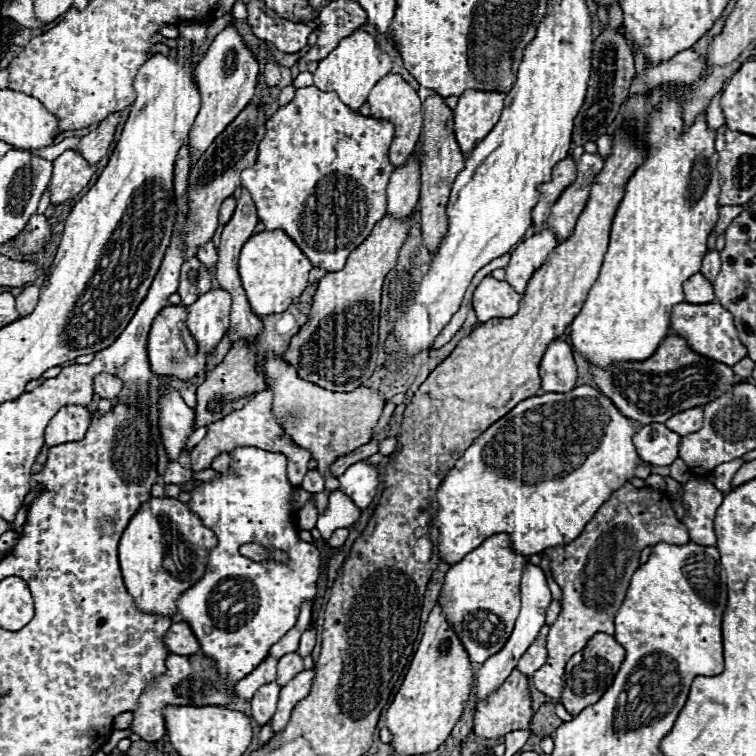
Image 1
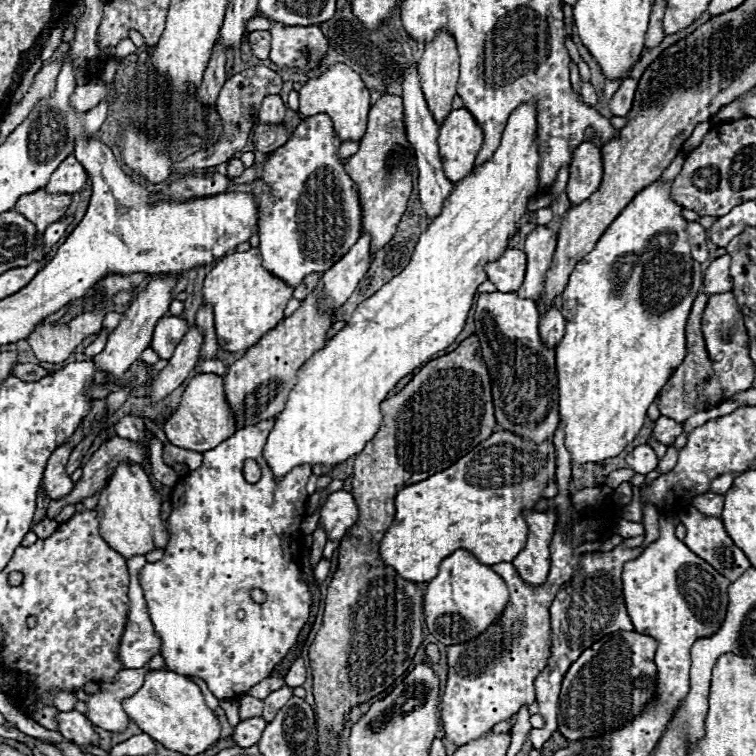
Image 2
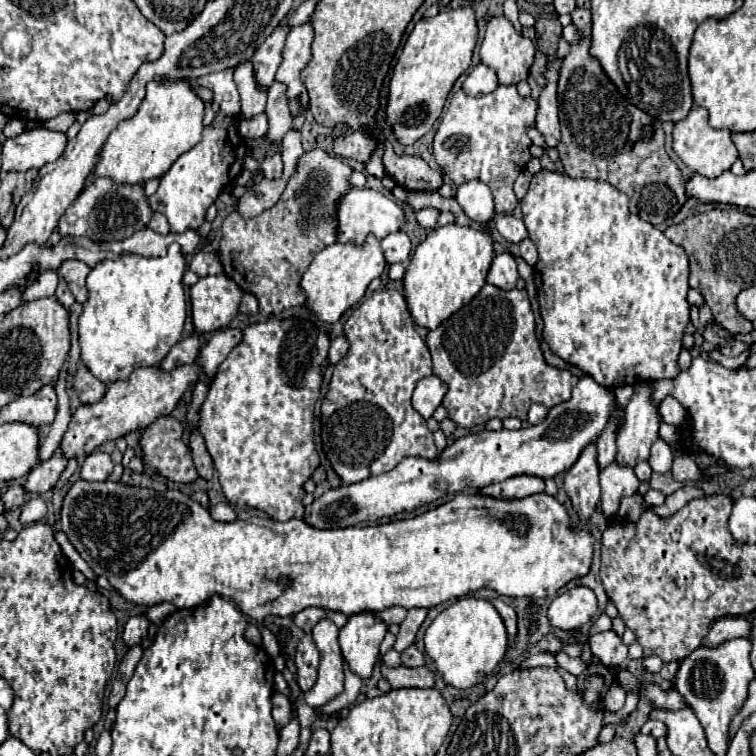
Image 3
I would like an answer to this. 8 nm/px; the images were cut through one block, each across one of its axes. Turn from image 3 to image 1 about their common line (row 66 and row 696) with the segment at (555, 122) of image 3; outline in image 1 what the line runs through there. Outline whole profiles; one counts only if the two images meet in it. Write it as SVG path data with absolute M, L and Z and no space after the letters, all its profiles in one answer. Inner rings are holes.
M630 482L620 486L600 506L594 518L584 526L578 538L562 548L546 550L550 556L552 576L562 590L562 610L550 626L546 638L546 664L532 676L532 684L548 698L558 700L562 694L562 674L566 662L580 652L596 632L614 634L614 616L624 602L632 574L638 568L642 548L668 542L688 544L688 532L676 518L666 494L646 488L634 488Z

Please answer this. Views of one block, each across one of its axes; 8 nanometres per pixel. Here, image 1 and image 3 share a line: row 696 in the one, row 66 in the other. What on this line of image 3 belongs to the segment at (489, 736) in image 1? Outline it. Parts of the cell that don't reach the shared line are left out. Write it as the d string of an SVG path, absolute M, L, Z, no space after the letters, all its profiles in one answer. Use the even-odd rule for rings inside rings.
M498 16L486 24L480 60L496 70L498 84L518 84L528 78L534 60L534 44L530 38L518 36L506 16Z

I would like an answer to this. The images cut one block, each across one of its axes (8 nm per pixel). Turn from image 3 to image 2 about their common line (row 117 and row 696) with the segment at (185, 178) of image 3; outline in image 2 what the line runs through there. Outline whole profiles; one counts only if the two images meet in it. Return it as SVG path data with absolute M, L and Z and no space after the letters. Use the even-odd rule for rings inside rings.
M276 418L244 426L216 448L204 452L204 462L196 472L178 480L172 492L174 510L168 518L170 544L160 562L146 564L140 572L140 586L144 590L148 614L162 638L160 654L164 656L168 670L202 678L216 698L240 698L248 688L268 678L276 664L296 644L298 634L310 616L312 594L308 584L302 582L298 546L302 546L300 524L306 516L308 500L306 480L312 470L304 466L292 468L284 480L276 480L272 472L268 472L260 448L264 448L272 424L276 424ZM246 458L256 460L262 468L262 478L256 484L248 484L240 474ZM252 590L262 590L266 600L256 604L250 598Z

